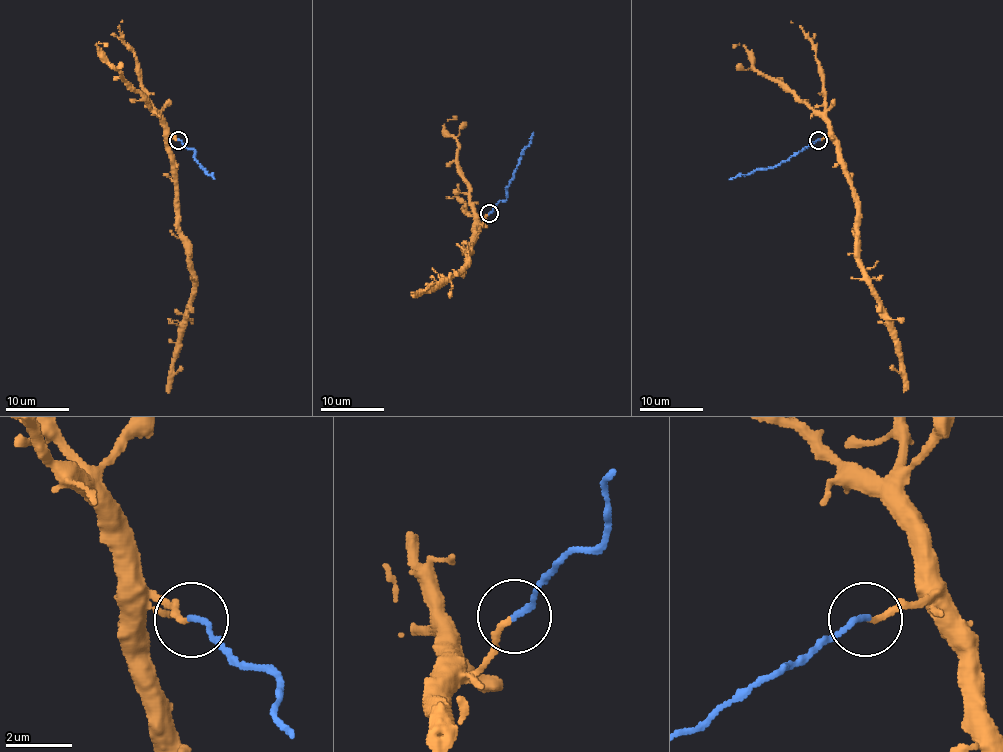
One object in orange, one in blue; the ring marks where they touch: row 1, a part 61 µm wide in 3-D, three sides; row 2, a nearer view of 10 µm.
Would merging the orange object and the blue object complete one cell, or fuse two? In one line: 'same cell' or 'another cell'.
another cell

